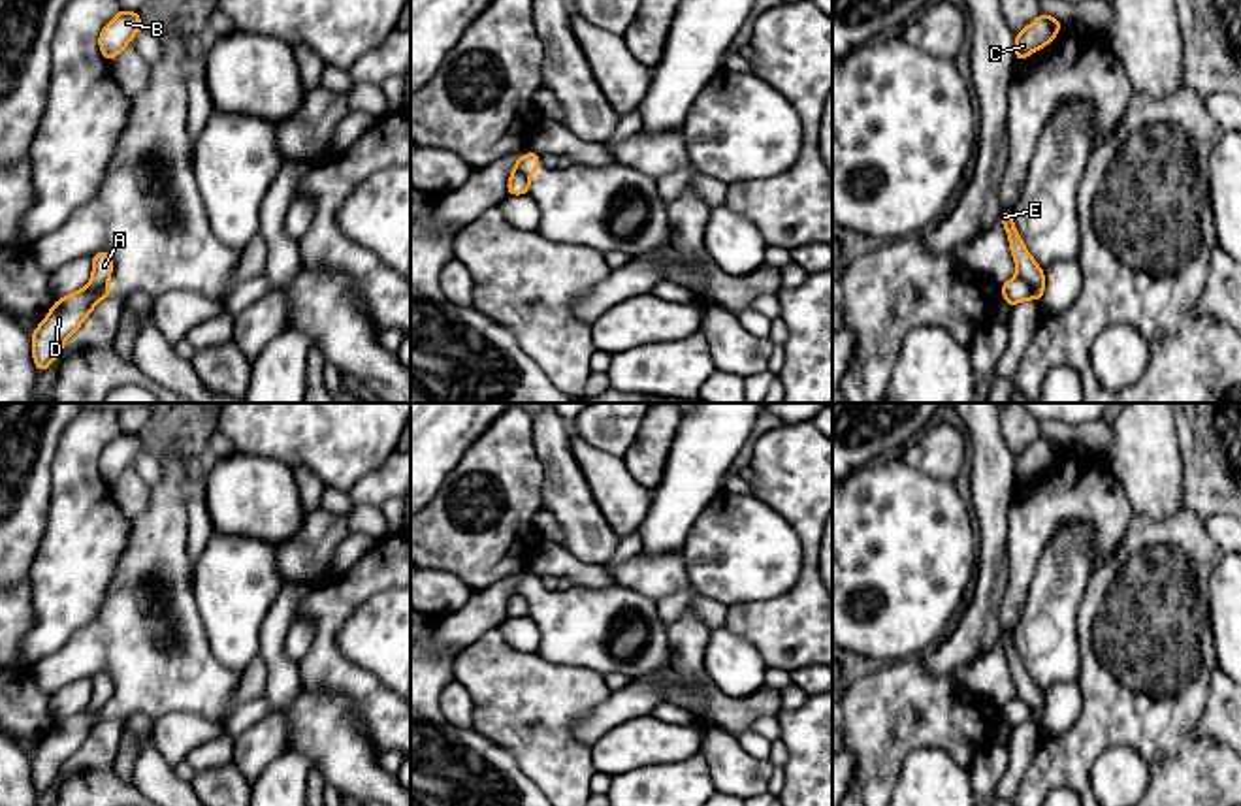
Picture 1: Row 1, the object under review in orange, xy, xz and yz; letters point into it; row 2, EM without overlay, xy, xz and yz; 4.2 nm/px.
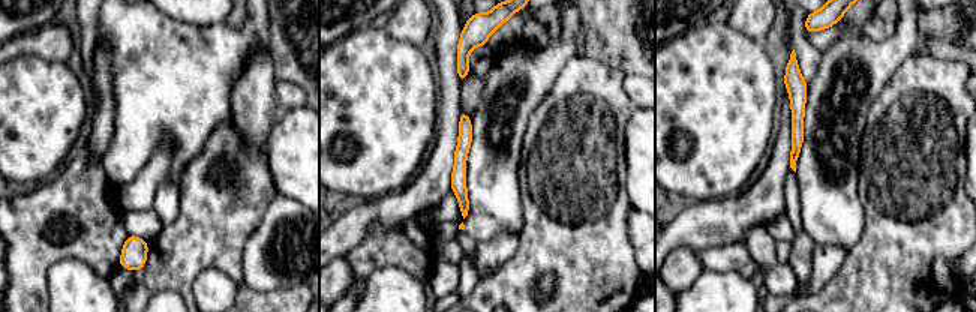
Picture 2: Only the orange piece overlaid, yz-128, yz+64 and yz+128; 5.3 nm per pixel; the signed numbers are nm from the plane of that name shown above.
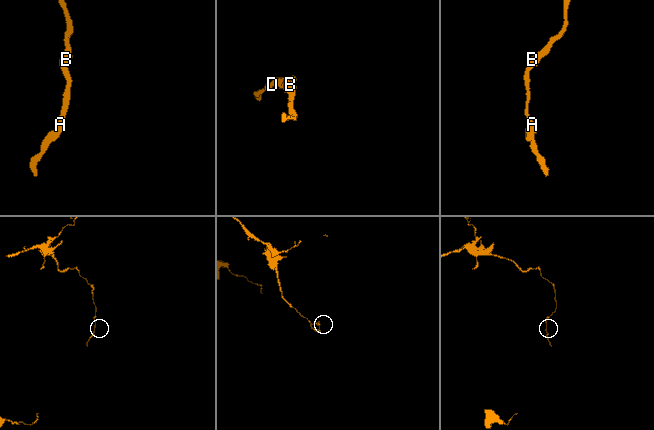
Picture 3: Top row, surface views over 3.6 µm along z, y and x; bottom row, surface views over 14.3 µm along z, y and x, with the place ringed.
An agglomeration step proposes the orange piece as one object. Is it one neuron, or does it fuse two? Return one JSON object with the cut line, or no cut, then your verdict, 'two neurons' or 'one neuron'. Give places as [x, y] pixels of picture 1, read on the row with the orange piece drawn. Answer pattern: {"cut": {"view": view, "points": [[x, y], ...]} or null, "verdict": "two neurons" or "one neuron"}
{"cut": {"view": "yz", "points": [[1017, 274], [1029, 285], [1032, 296]]}, "verdict": "two neurons"}

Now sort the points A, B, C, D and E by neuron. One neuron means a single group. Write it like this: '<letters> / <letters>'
A B C E / D

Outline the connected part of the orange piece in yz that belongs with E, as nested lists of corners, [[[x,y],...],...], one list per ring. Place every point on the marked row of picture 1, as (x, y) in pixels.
[[[1002,211],[998,220],[1006,228],[1009,249],[1017,266],[1017,275],[1030,284],[1032,299],[1040,303],[1043,290],[1045,290],[1045,273],[1026,250],[1013,224],[1013,211]]]

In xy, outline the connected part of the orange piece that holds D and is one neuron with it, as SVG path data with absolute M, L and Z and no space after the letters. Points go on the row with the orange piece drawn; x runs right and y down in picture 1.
M104 282L90 290L85 286L55 301L43 322L32 331L32 358L41 375L55 358L64 352L64 341L79 330L98 301L111 298L111 286Z

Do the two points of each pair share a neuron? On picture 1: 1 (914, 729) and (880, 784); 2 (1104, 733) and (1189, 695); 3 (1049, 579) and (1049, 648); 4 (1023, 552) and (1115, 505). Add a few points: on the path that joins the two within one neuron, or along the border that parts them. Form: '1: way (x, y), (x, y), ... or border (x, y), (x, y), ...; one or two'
1: way (901, 742), (880, 763), (880, 771); one
2: way (1125, 712), (1130, 707), (1168, 703); one
3: way (1049, 596), (1049, 631); one
4: way (1042, 528), (1064, 505), (1091, 505); one

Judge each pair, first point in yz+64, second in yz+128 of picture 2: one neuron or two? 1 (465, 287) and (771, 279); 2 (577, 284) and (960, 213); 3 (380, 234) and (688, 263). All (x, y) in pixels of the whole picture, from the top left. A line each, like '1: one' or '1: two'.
1: two
2: one
3: two

